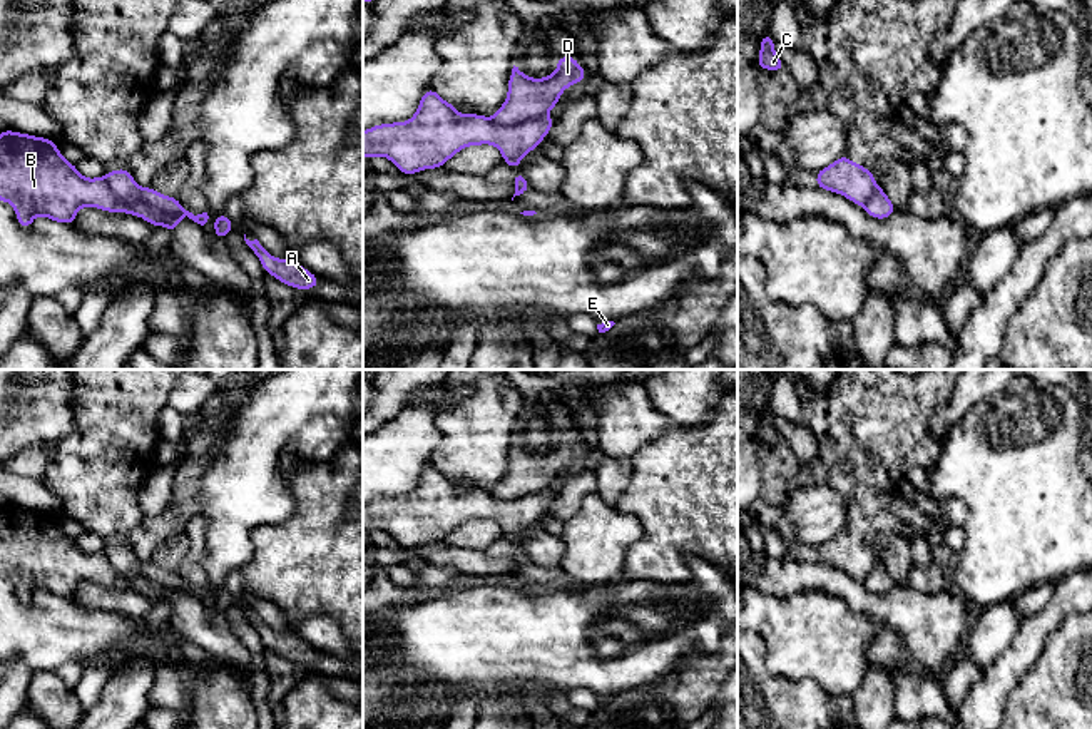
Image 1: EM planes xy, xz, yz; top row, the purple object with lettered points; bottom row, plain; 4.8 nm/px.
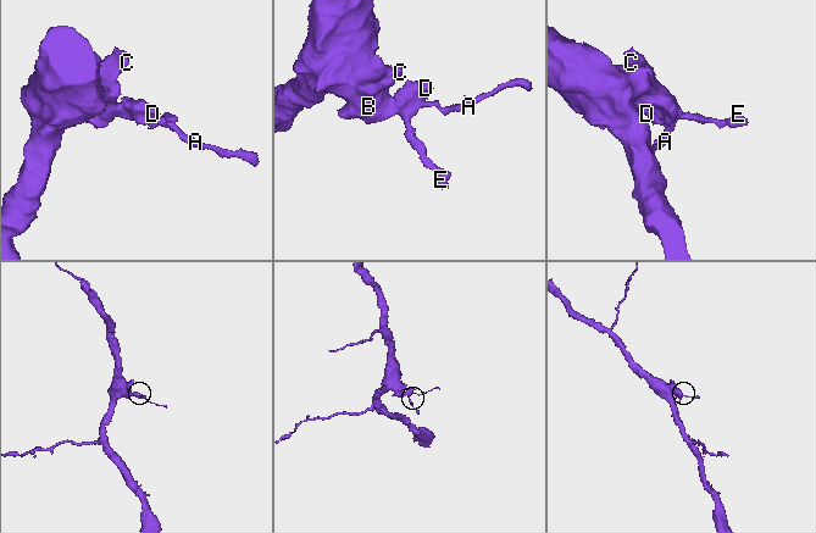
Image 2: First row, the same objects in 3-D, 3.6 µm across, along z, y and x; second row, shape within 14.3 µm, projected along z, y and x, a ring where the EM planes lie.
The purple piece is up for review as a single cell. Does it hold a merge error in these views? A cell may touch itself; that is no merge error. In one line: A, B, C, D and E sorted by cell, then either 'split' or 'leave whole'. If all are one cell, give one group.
A B C E / D | split

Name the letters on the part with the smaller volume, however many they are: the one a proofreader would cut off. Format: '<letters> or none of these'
D

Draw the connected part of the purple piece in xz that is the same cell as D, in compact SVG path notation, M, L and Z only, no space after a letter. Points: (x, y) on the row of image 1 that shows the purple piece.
M572 55L559 57L557 64L557 70L545 79L532 79L513 65L507 100L497 109L492 120L500 125L513 125L547 117L549 110L559 105L562 92L587 77L585 69Z

